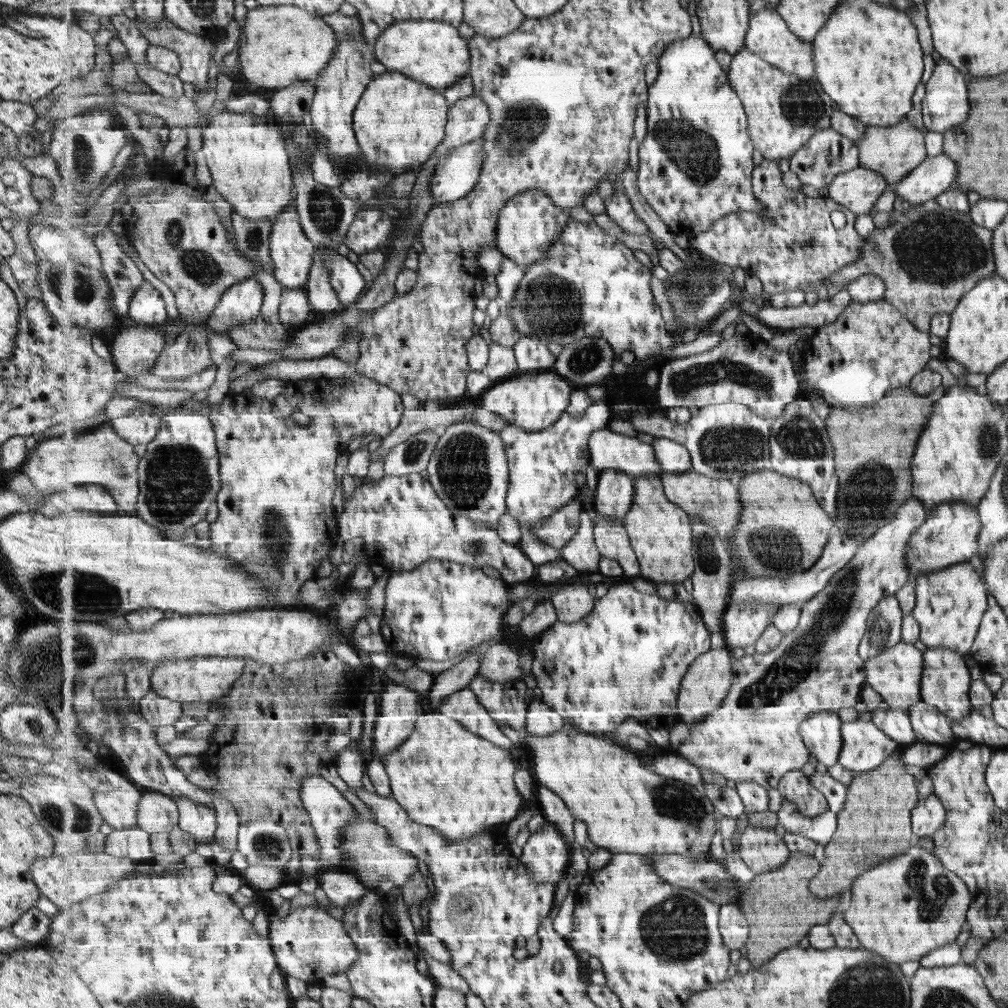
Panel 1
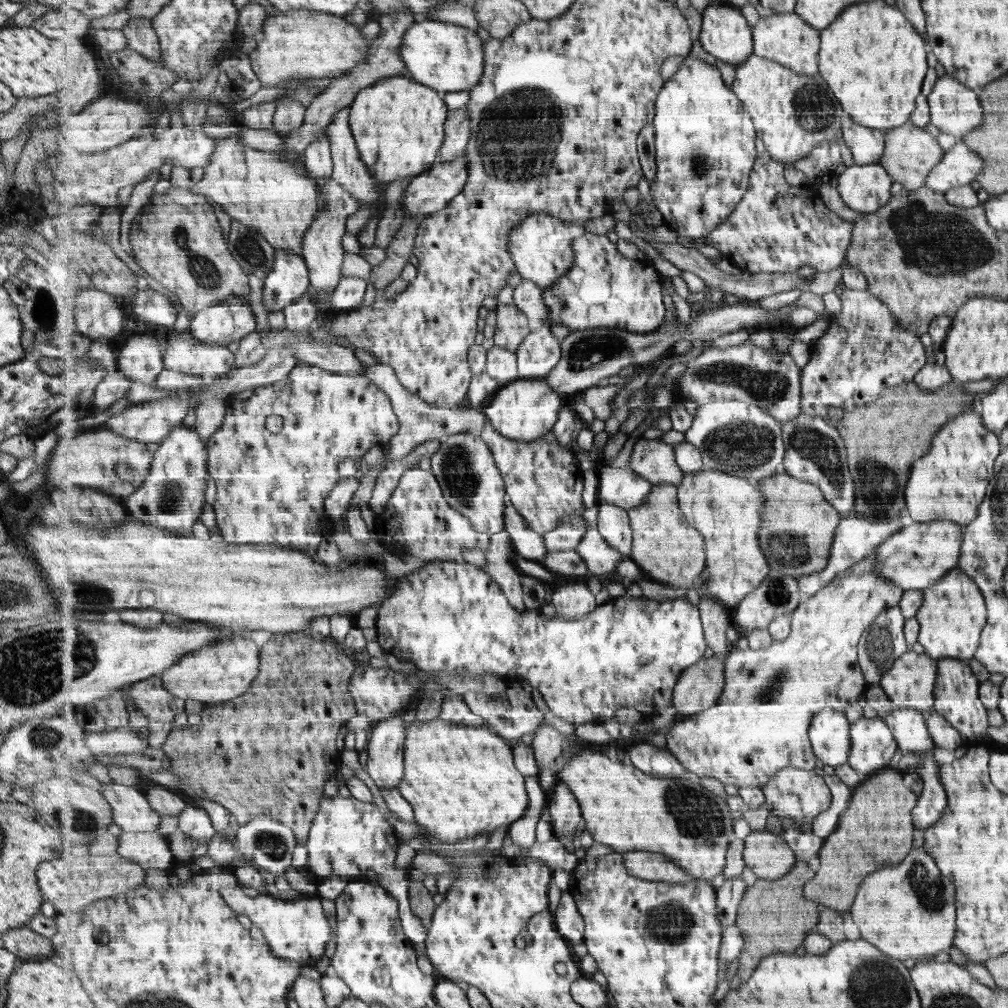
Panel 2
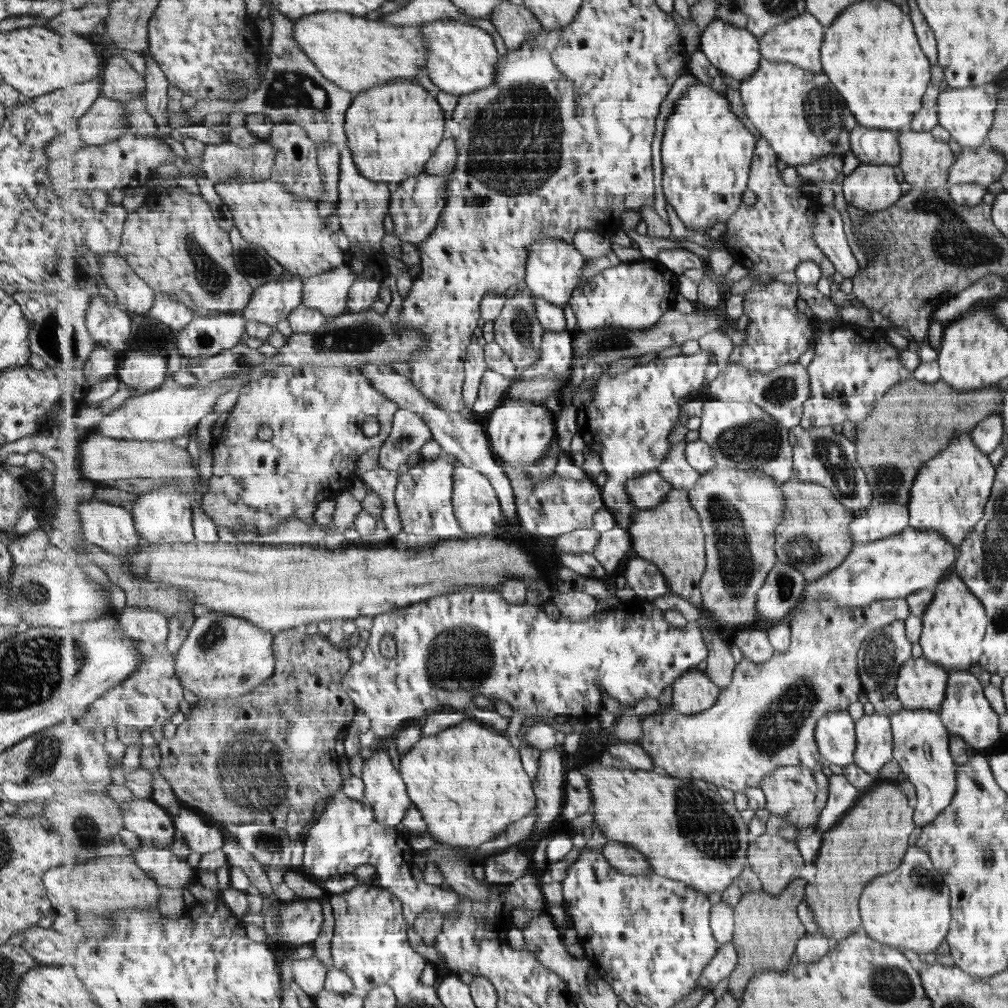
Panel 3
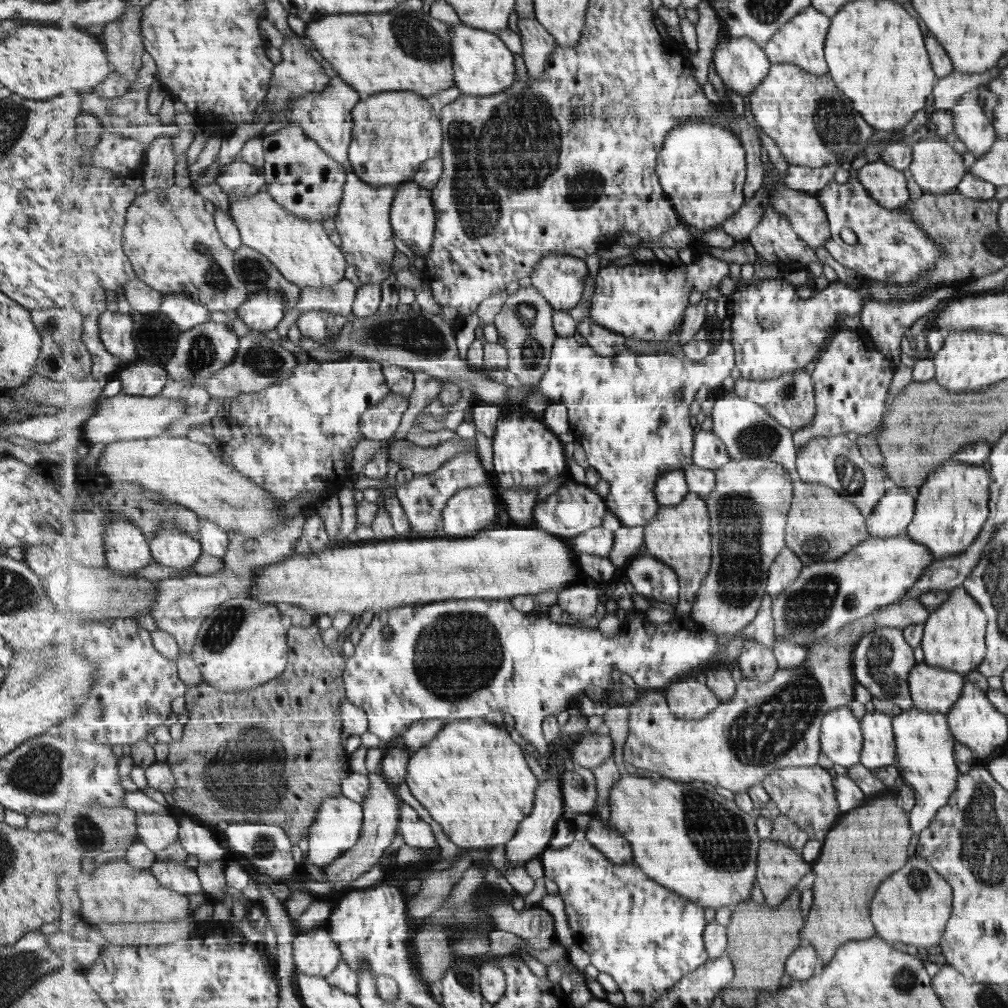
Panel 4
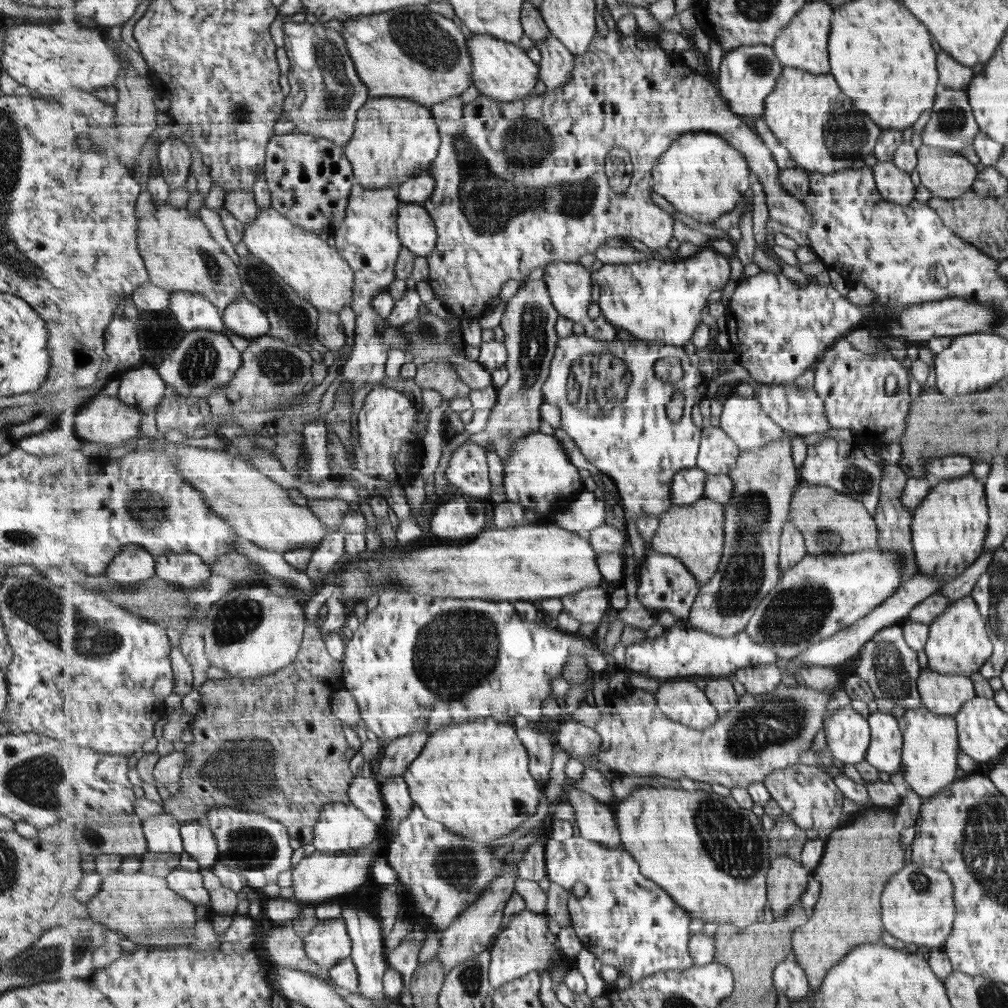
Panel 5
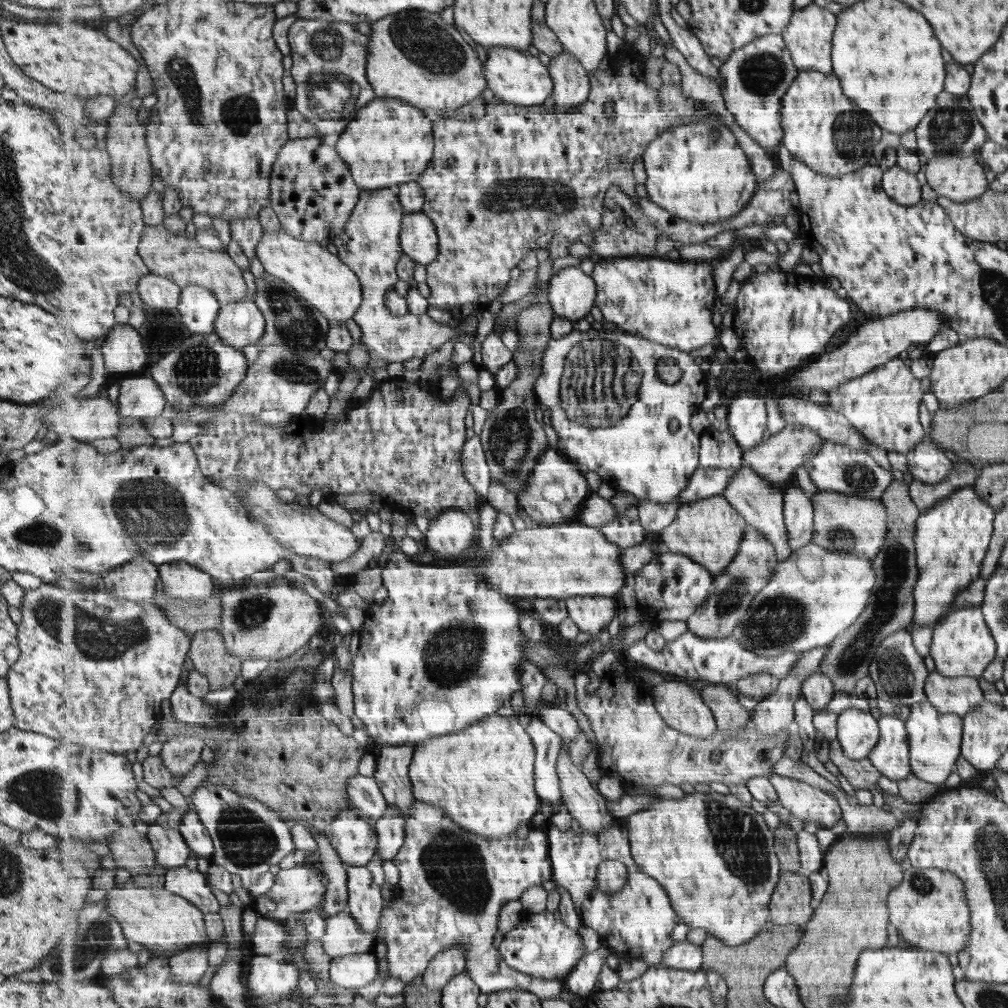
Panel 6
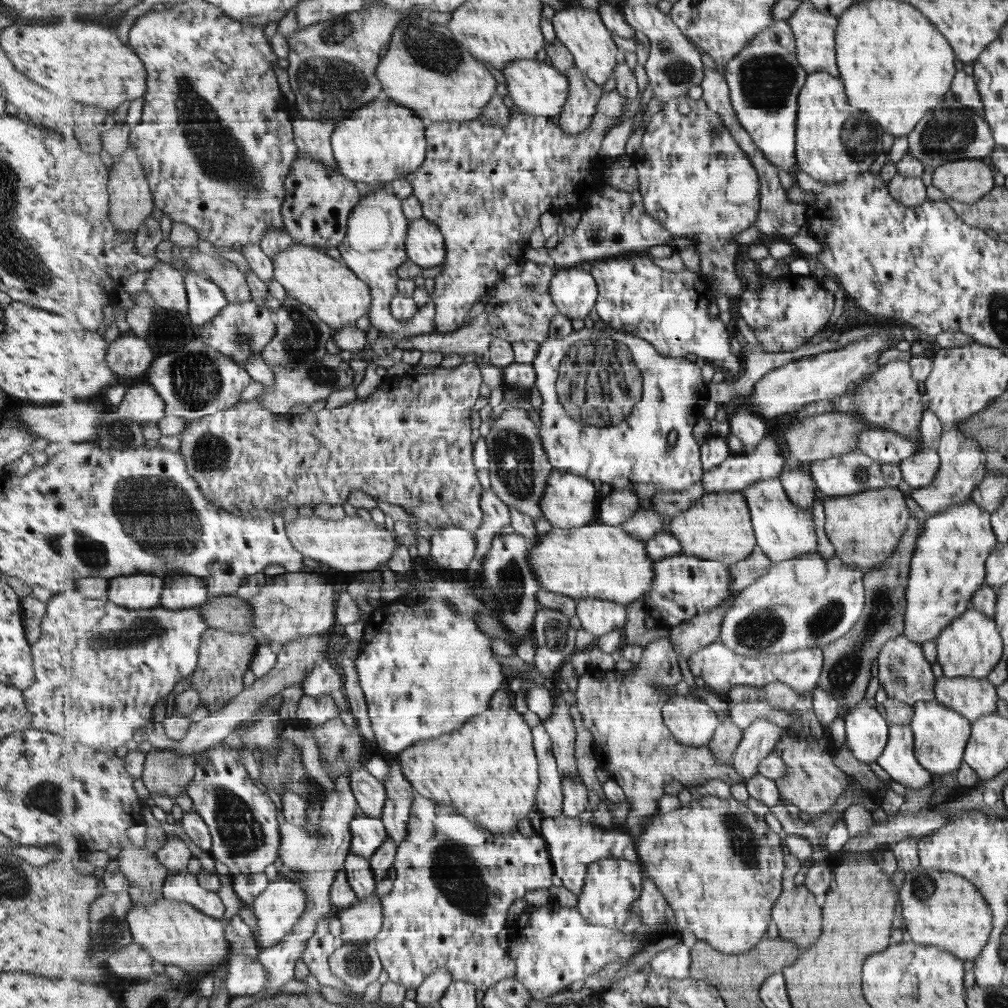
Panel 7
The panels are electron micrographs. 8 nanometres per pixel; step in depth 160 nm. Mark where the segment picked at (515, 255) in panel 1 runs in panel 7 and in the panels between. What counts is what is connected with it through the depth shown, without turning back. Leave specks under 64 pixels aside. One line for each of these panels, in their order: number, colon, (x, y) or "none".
2: (542, 247)
3: (554, 271)
4: (560, 279)
5: (569, 284)
6: (572, 293)
7: (575, 292)

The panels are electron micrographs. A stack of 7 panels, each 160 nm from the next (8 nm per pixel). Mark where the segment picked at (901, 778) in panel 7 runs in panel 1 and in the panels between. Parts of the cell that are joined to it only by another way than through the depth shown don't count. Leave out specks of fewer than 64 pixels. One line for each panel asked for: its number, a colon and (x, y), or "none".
1: (865, 747)
2: (873, 748)
3: (875, 736)
4: (880, 748)
5: (885, 752)
6: (891, 757)

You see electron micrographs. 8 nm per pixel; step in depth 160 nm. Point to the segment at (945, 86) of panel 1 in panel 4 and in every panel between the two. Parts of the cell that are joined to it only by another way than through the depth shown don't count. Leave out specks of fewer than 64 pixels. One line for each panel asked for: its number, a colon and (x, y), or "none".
2: (954, 109)
3: (966, 113)
4: (972, 127)

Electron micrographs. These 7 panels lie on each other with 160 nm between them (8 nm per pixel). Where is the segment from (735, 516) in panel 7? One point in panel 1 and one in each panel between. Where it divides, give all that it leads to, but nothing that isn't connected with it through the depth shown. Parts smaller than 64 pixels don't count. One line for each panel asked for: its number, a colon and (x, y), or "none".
1: (661, 533)
2: (670, 550)
3: (671, 535)
4: (680, 536)
5: (695, 533)
6: (710, 531)

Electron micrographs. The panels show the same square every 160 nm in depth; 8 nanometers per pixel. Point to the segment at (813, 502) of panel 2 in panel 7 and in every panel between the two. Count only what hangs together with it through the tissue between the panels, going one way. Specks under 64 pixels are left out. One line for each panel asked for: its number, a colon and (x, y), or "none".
3: (814, 537)
4: (822, 526)
5: (832, 523)
6: (843, 524)
7: (864, 529)

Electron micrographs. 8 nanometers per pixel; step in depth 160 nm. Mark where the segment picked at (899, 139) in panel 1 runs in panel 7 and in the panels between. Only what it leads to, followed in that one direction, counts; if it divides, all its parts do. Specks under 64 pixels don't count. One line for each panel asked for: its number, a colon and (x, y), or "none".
2: (910, 153)
3: (925, 162)
4: (936, 168)
5: (946, 177)
6: (960, 179)
7: (967, 180)

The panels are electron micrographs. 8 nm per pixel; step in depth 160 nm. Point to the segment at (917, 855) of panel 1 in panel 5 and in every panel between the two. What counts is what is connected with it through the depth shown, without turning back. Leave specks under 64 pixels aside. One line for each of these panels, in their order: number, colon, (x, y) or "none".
2: (908, 911)
3: (915, 917)
4: (912, 907)
5: (917, 906)

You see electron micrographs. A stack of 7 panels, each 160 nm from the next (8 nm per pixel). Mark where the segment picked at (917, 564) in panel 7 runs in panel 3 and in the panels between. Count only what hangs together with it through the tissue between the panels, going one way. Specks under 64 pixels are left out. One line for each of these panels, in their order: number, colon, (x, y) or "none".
3: (948, 495)
4: (950, 508)
5: (947, 529)
6: (950, 540)

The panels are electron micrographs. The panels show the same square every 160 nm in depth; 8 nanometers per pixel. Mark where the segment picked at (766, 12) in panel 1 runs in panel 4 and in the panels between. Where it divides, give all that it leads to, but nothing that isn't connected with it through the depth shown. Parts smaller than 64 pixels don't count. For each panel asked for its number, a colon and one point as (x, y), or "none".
2: (786, 38)
3: (798, 41)
4: (802, 41)

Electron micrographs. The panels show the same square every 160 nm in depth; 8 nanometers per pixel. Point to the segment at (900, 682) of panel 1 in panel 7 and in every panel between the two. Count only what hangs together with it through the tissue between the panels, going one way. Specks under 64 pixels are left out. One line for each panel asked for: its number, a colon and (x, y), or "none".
2: (909, 682)
3: (921, 685)
4: (932, 689)
5: (944, 695)
6: (959, 695)
7: (973, 698)

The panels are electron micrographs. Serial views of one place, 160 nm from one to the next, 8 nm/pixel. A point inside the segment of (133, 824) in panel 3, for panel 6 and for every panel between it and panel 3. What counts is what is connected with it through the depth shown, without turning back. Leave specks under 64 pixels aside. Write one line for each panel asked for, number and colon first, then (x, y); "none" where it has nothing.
4: (158, 831)
5: (163, 832)
6: (171, 849)

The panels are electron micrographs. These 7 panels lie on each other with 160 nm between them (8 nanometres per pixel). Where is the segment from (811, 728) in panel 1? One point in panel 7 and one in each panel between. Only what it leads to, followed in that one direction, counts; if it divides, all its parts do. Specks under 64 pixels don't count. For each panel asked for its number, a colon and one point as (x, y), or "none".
2: (830, 734)
3: (836, 734)
4: (842, 740)
5: (848, 734)
6: (858, 731)
7: (867, 731)

